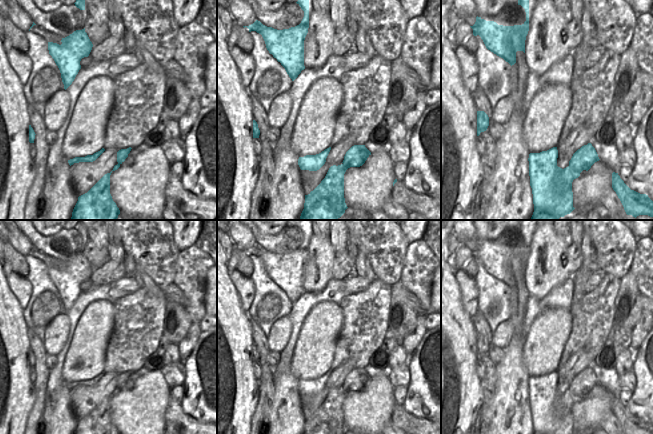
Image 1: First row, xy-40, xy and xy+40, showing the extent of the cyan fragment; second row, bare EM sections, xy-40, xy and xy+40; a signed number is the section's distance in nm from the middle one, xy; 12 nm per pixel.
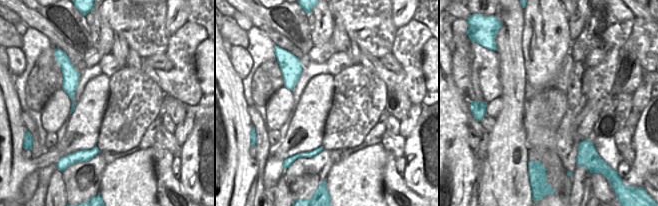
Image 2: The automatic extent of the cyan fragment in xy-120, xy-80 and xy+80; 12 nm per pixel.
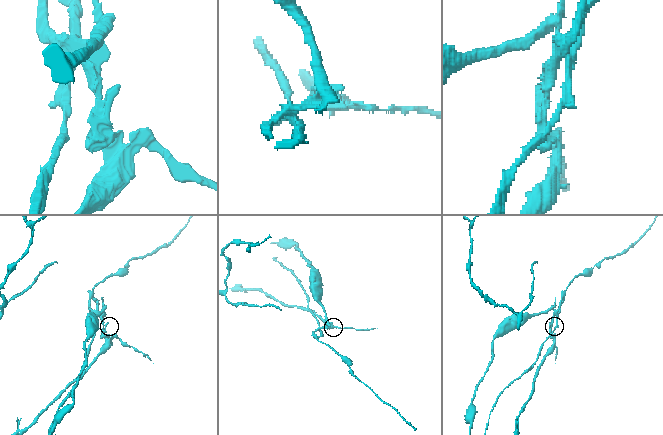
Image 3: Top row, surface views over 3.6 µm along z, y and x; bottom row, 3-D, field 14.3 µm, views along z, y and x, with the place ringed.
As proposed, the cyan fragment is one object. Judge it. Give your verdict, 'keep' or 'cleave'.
cleave

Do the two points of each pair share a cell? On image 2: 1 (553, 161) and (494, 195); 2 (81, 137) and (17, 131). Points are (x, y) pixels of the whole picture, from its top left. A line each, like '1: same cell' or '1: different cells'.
1: different cells
2: same cell

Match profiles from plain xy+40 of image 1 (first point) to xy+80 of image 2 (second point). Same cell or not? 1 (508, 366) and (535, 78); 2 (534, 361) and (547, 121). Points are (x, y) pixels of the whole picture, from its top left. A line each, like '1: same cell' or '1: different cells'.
1: different cells
2: same cell

